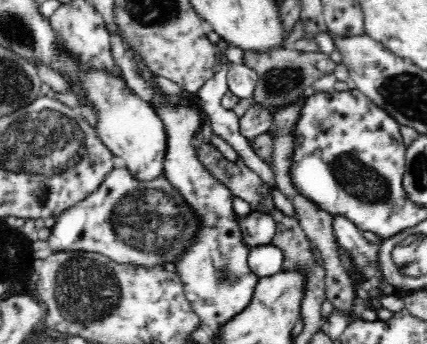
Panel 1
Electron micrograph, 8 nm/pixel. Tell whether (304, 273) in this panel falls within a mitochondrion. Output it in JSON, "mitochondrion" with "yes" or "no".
{"mitochondrion":"no"}

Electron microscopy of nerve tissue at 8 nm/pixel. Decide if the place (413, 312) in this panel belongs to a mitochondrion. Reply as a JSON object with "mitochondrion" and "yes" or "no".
{"mitochondrion":"no"}

